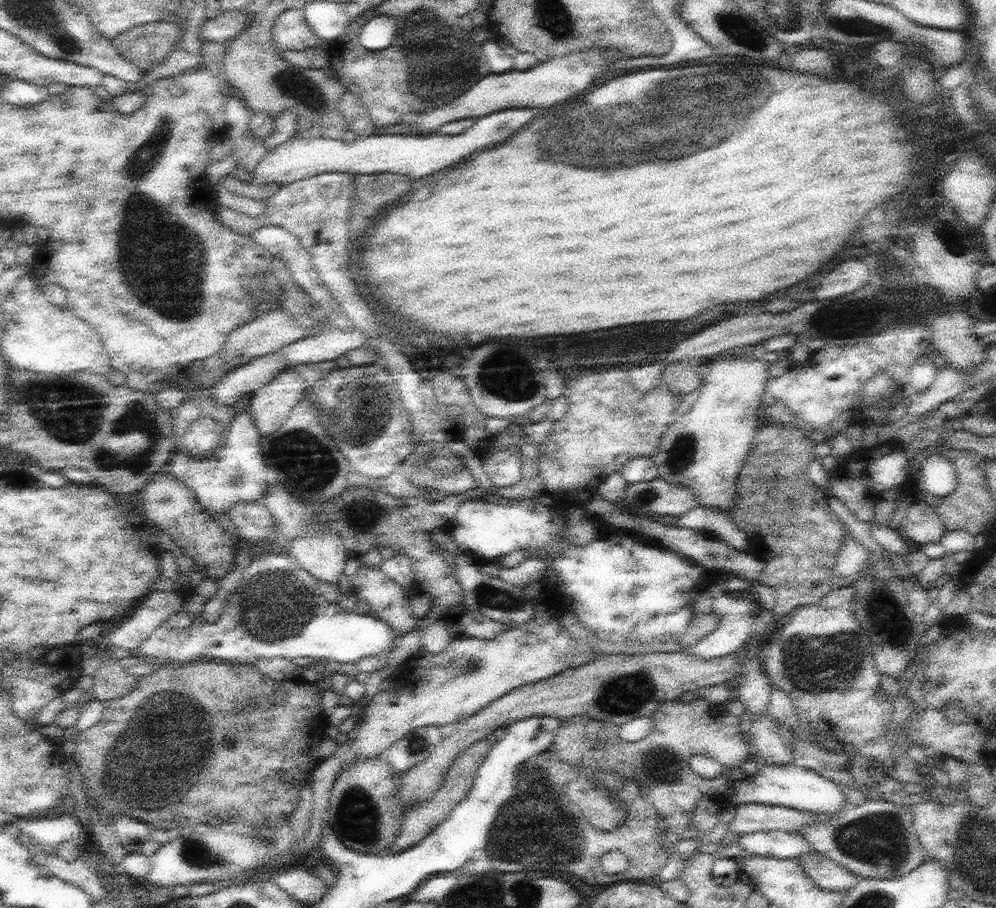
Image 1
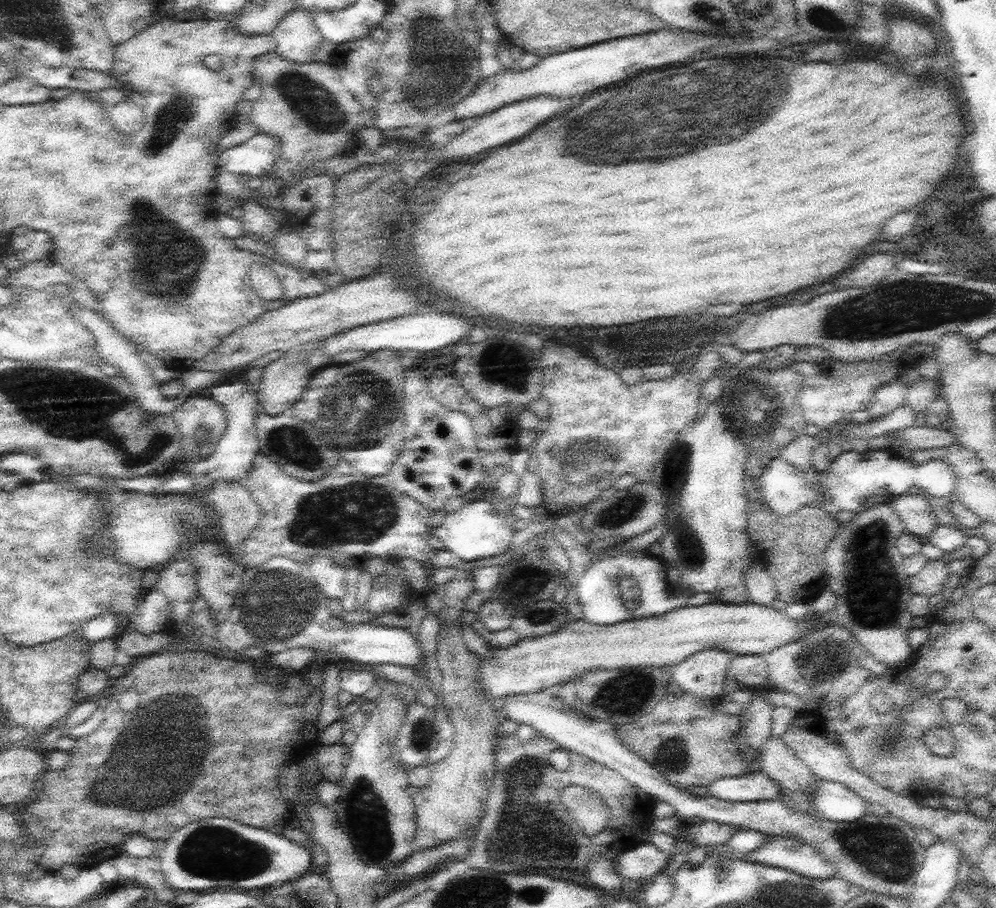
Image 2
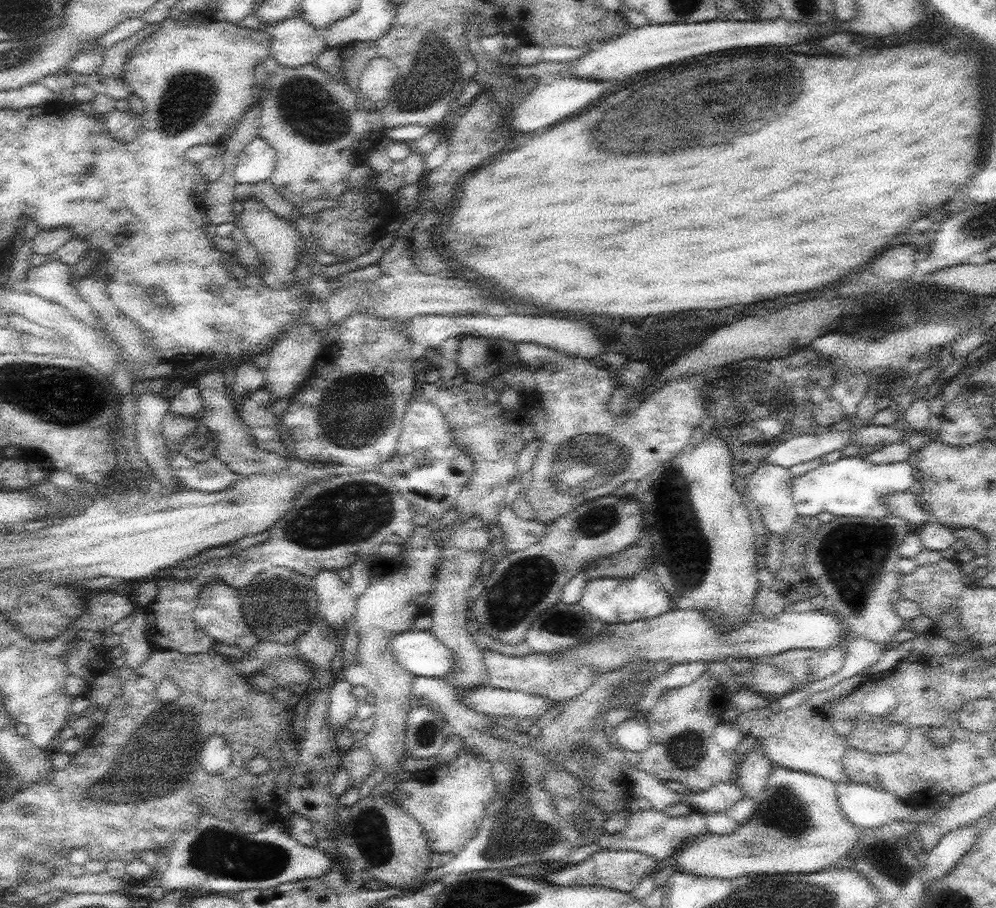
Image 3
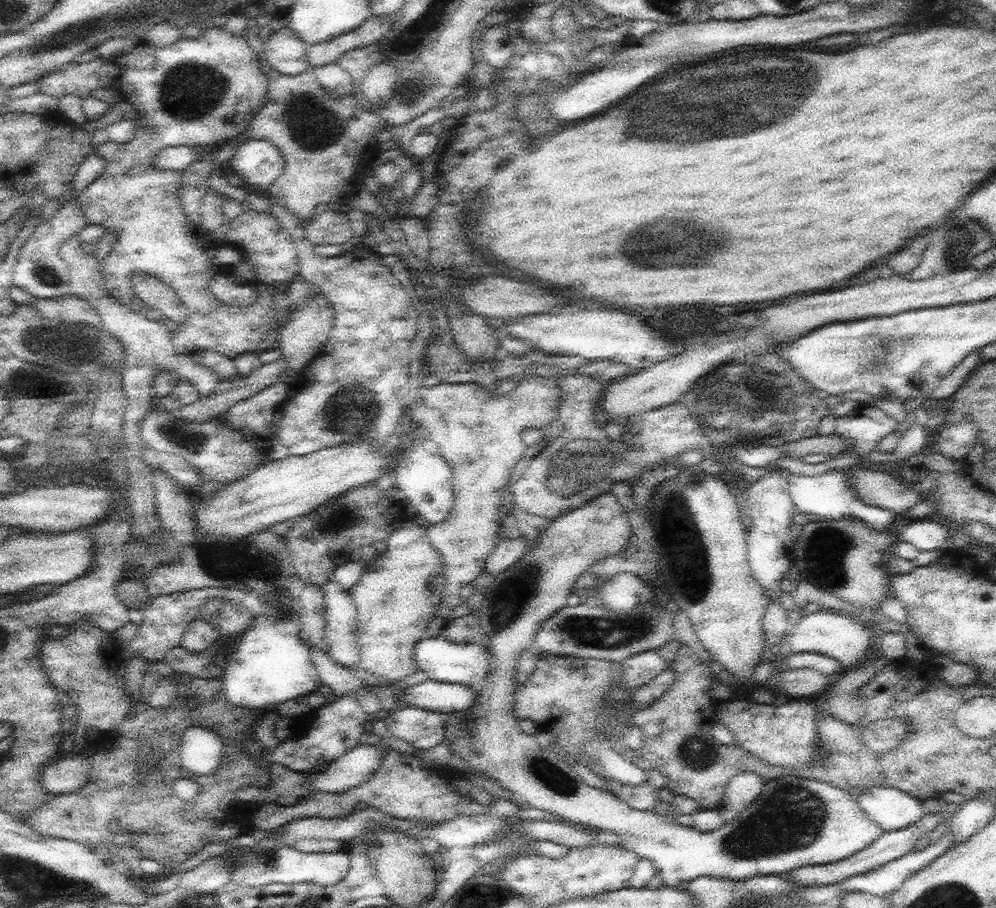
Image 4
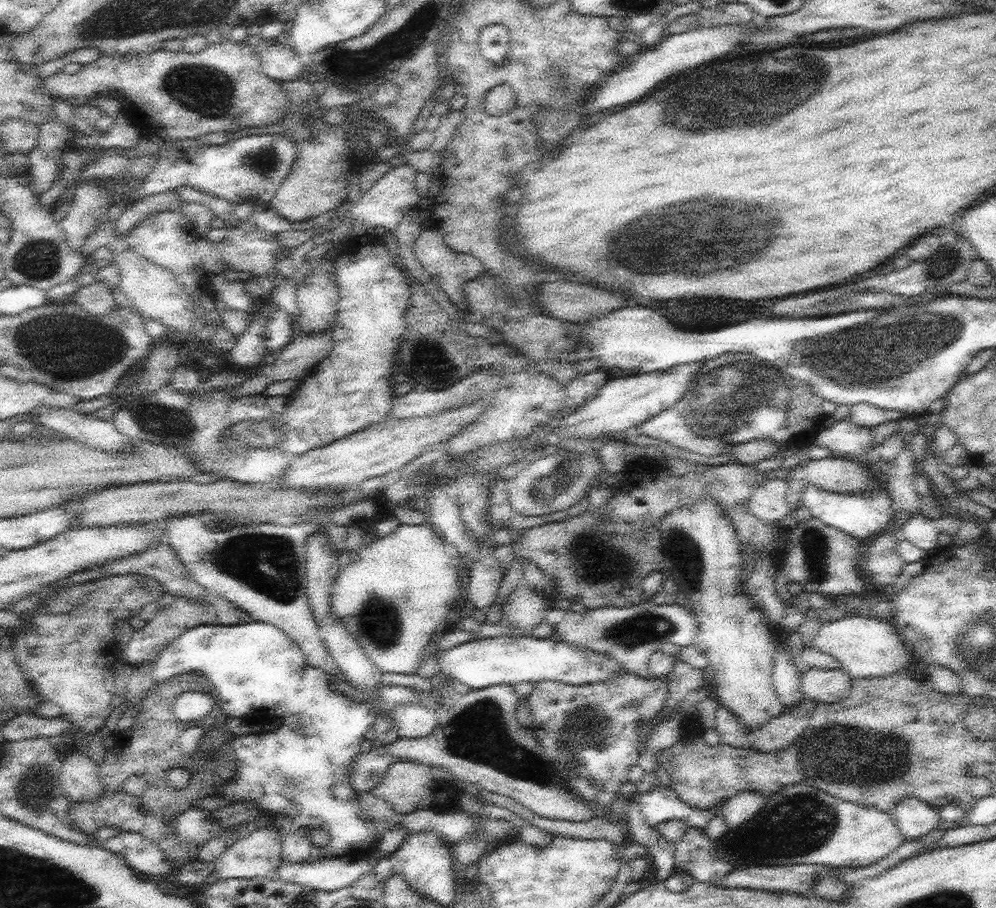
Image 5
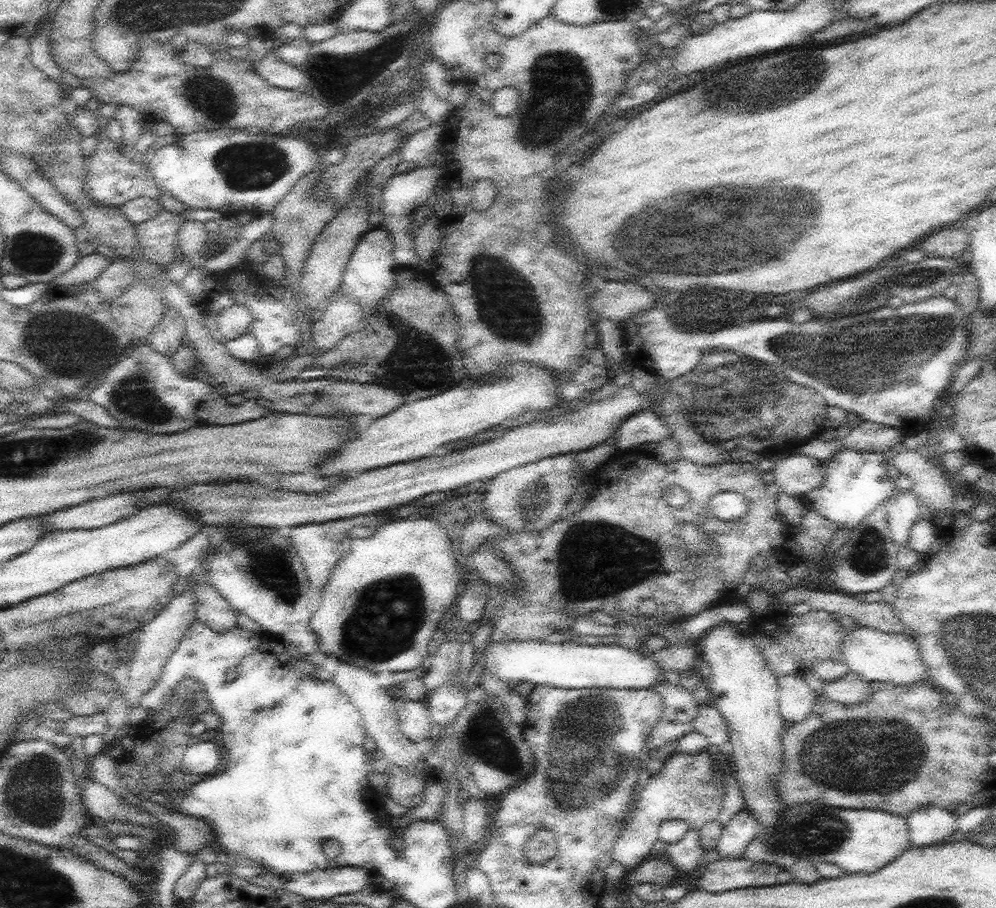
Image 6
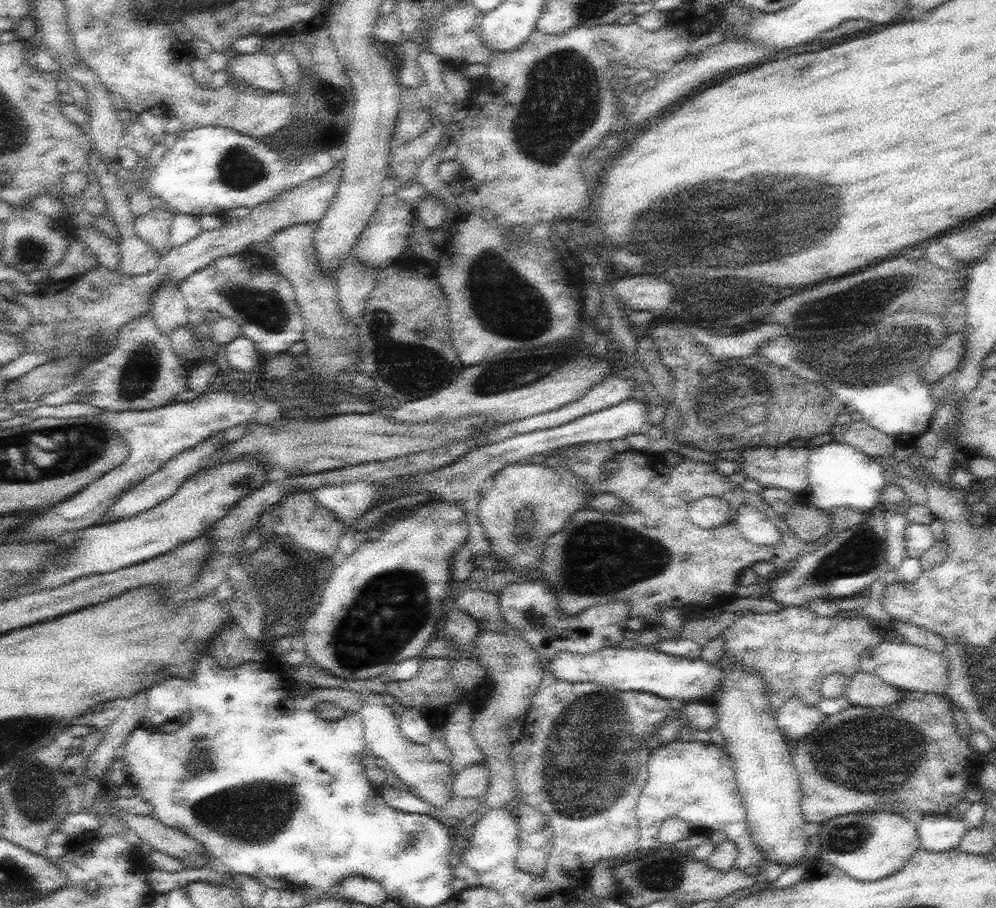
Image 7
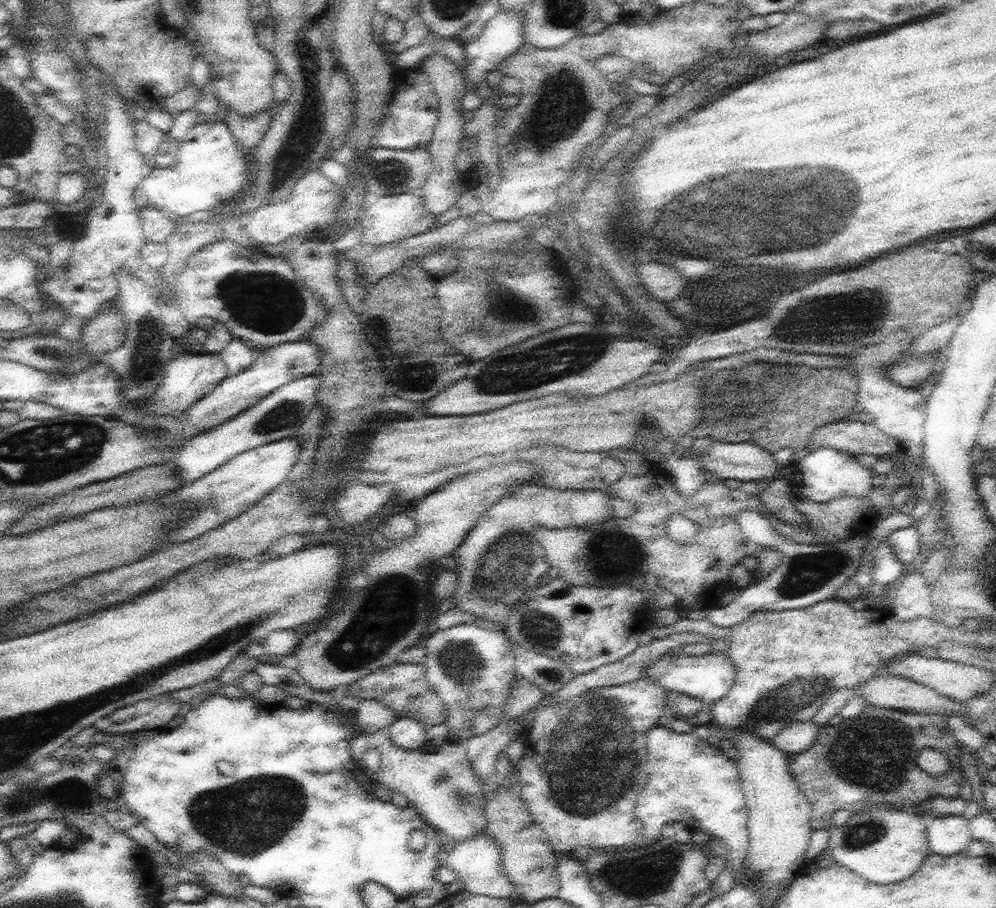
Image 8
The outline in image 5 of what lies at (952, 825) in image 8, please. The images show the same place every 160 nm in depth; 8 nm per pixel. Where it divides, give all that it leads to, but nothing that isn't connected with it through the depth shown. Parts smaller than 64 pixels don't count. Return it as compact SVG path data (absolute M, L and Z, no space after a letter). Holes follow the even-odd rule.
M914 796L903 798L890 812L896 820L904 841L926 836L940 827L938 809Z

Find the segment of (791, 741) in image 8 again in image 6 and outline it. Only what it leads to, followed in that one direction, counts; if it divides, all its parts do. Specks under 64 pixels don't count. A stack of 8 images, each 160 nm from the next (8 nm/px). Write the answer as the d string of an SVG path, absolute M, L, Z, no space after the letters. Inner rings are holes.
M784 676L779 679L780 713L785 727L802 723L812 713L817 700L804 677Z

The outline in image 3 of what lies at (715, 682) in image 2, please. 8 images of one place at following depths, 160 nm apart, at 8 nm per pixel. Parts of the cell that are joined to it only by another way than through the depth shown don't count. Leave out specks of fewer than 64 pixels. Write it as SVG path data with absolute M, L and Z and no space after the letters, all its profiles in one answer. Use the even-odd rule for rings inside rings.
M696 661L684 664L677 664L668 669L664 674L656 673L650 686L646 688L644 698L640 704L640 712L642 714L650 713L654 705L660 699L660 694L668 689L682 688L689 686L692 682L700 679L702 674L708 670L710 662Z

